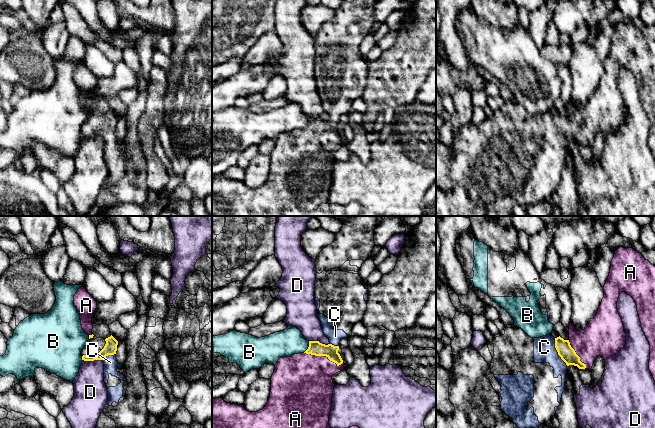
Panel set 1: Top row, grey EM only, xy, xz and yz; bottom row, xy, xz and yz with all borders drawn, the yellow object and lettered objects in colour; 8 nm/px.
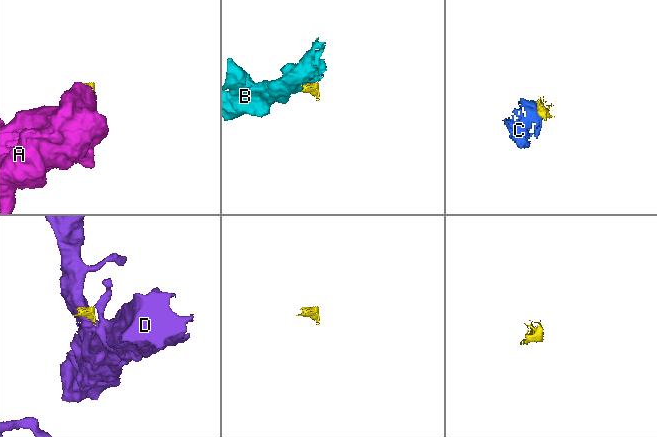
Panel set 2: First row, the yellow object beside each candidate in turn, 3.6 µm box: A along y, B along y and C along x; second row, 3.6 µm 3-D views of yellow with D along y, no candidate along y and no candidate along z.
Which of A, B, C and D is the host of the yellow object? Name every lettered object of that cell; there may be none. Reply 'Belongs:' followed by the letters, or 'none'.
Belongs: A, C

